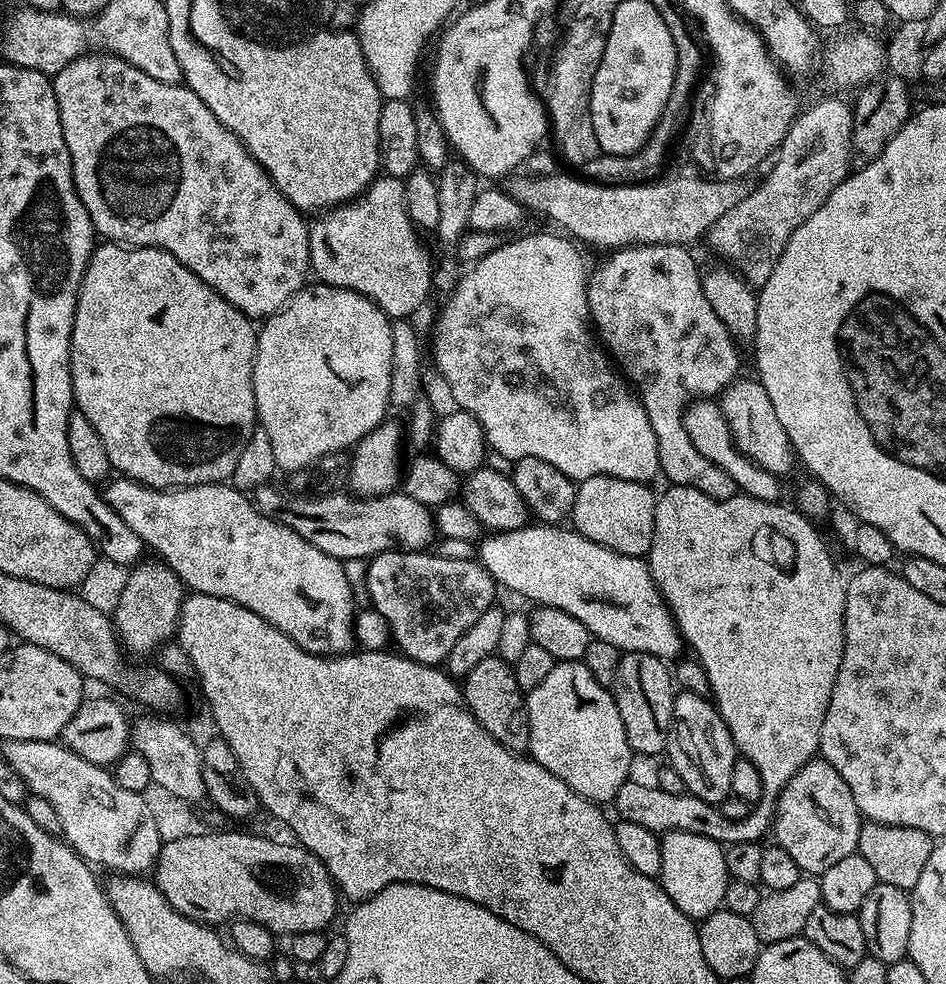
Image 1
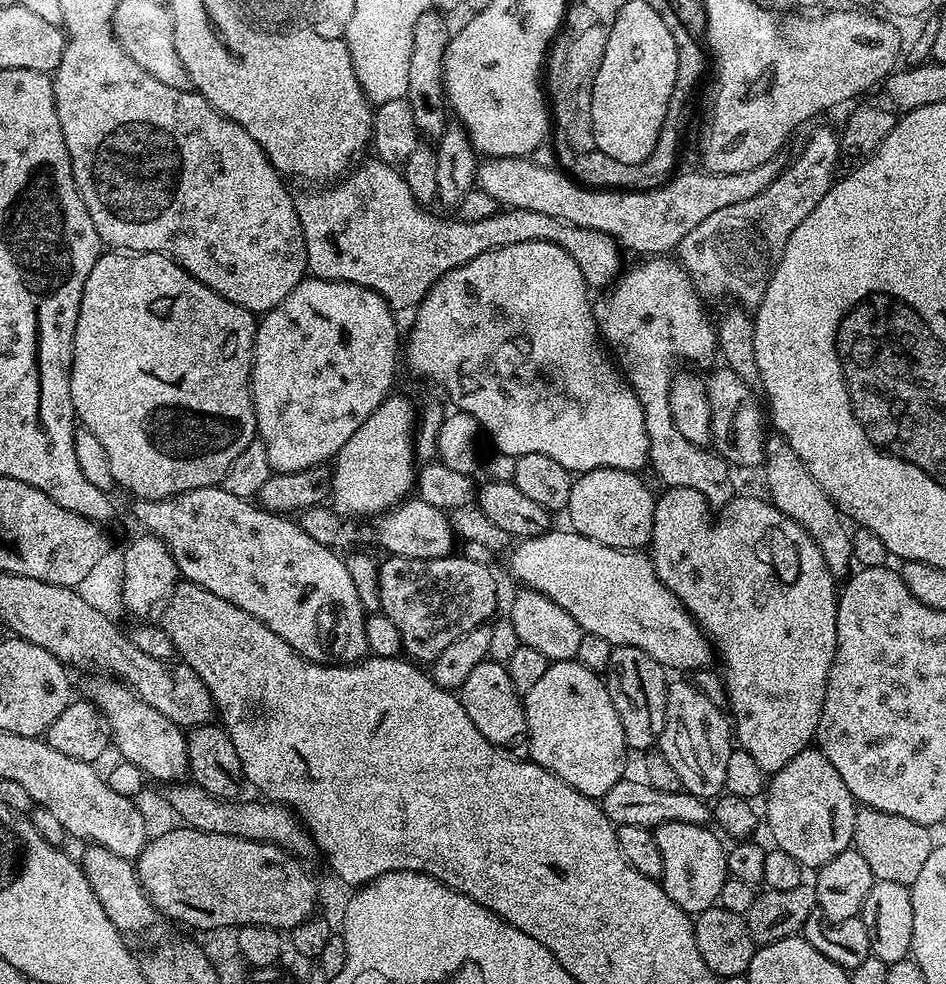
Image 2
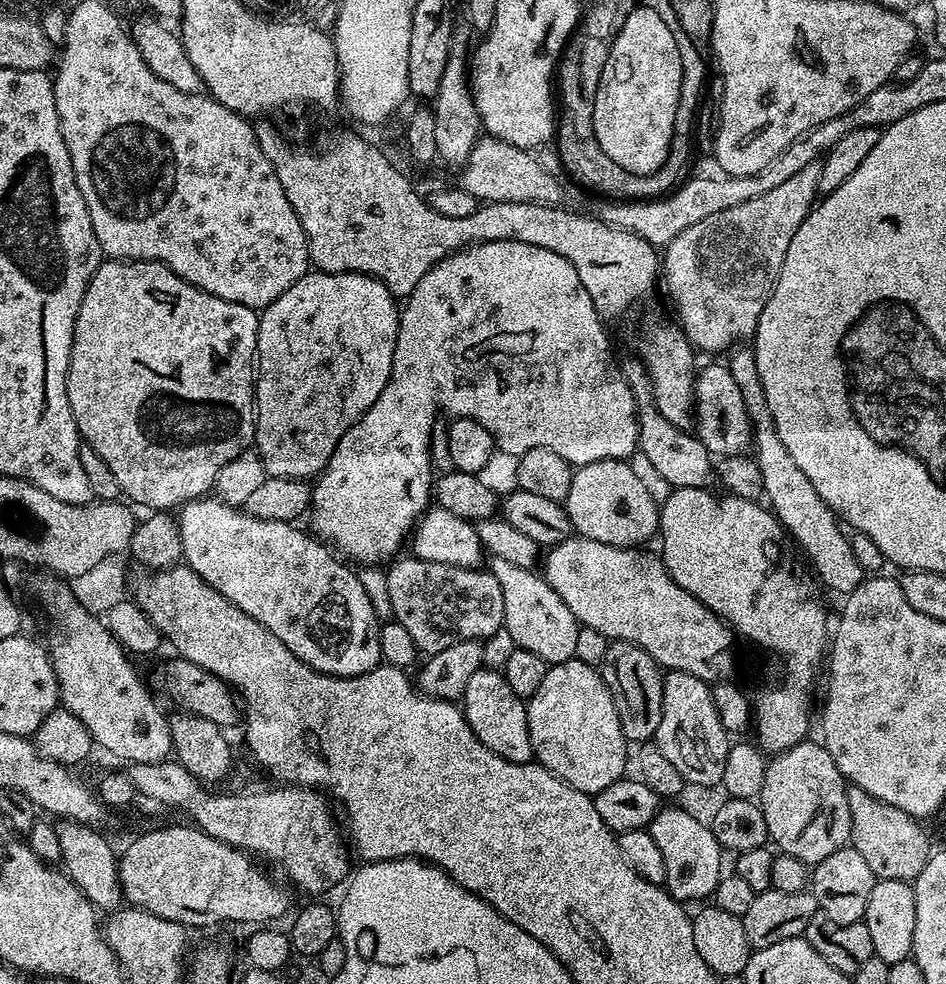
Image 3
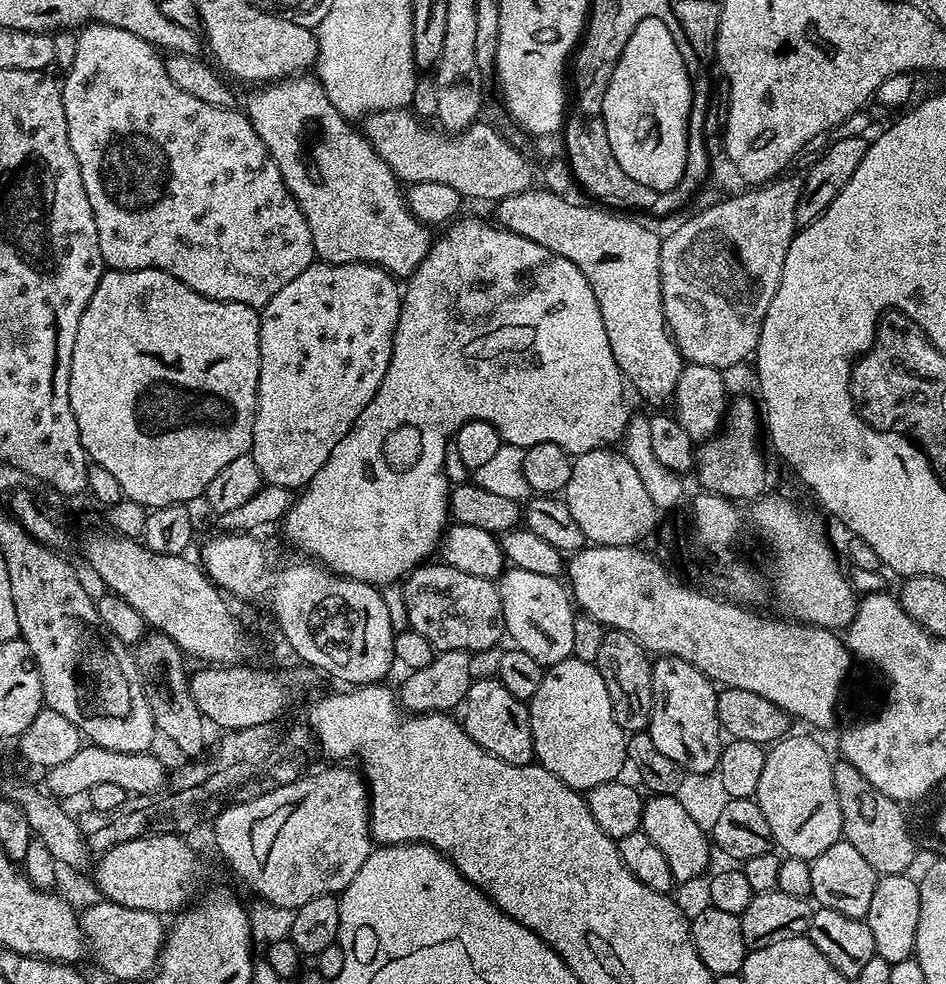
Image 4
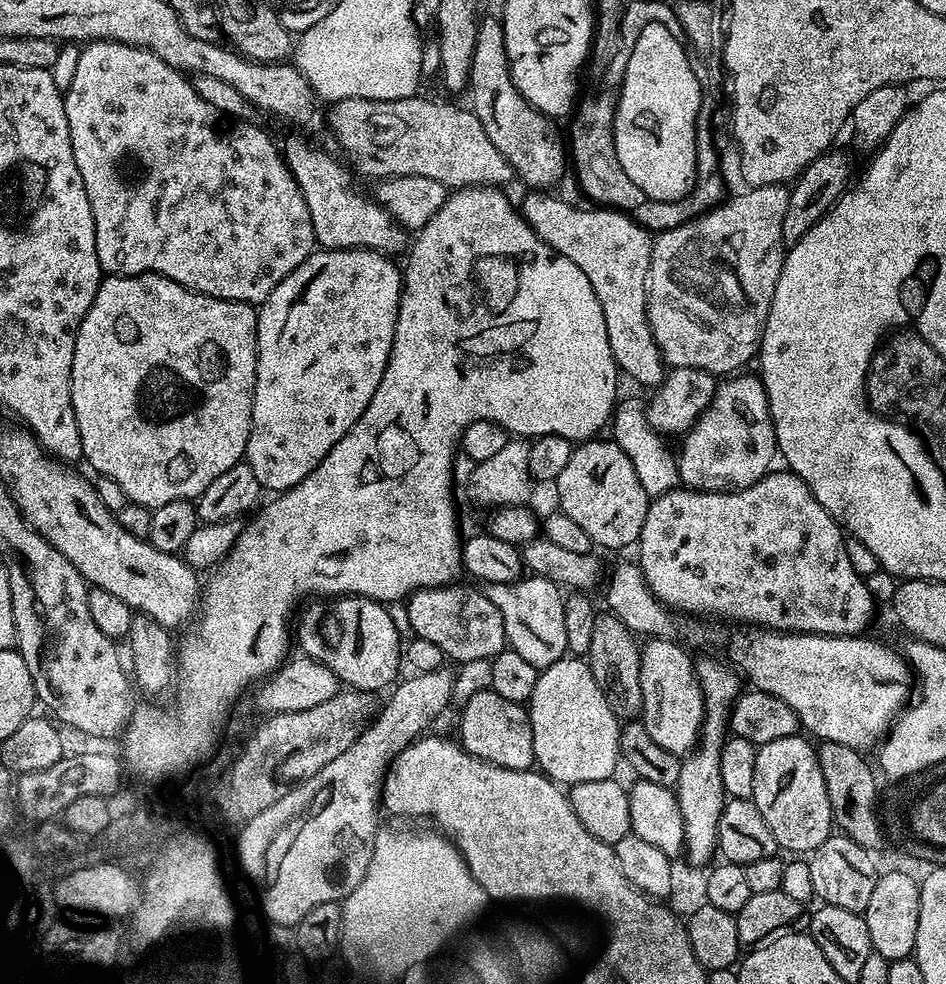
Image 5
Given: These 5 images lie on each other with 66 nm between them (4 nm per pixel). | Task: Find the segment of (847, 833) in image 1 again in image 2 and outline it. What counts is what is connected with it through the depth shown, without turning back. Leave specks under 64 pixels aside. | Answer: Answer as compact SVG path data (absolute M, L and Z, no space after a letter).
M809 746L803 748L797 756L790 758L782 770L771 773L766 784L766 797L764 812L768 815L768 828L772 831L771 843L777 848L786 850L790 858L794 858L805 870L818 870L830 858L849 851L853 847L854 818L856 817L857 803L853 800L850 790L846 790L846 782L834 766L825 758L819 747Z

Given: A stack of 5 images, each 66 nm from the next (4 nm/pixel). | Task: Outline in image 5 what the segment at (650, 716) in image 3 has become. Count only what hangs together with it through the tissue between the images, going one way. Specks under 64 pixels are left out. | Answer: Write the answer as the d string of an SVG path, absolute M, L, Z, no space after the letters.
M604 610L594 622L594 635L586 657L589 670L594 674L598 686L610 702L617 720L627 722L637 719L642 713L642 670L640 669L641 645L637 637L611 612Z

